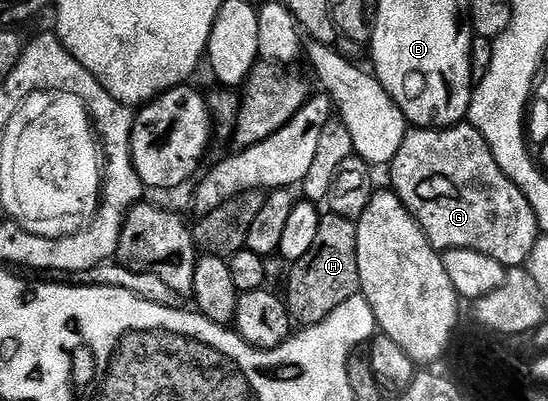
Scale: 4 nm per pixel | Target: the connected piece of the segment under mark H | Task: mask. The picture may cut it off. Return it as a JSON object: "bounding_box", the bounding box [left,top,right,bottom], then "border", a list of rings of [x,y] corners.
{"bounding_box":[285,215,361,328],"border":[[[320,215],[317,238],[305,258],[294,261],[285,276],[285,299],[292,321],[303,328],[325,322],[341,302],[360,295],[361,274],[357,266],[356,221],[344,216]]]}

